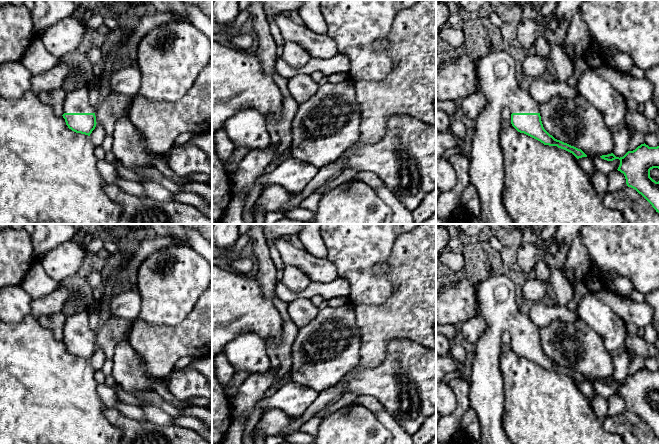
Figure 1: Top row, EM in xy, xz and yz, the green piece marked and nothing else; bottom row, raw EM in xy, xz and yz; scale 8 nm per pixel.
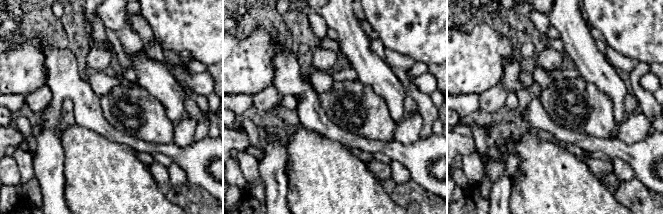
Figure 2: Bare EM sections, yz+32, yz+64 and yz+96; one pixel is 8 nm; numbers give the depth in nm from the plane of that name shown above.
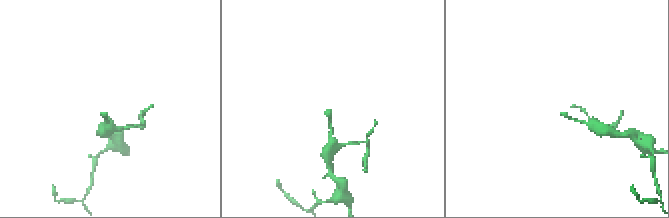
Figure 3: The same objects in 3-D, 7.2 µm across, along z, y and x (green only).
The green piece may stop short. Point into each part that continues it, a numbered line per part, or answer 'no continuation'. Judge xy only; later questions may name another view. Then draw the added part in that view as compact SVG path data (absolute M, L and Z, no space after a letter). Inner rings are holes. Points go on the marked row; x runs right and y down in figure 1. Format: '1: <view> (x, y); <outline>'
1: xy (76, 101); M83 86L66 94L64 113L95 113L88 99L89 90Z

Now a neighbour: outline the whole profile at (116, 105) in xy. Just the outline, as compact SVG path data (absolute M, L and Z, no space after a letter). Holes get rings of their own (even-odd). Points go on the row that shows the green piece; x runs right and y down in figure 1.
M109 92L105 100L96 106L96 123L101 125L106 135L112 135L117 121L128 115L132 105L132 98L125 94Z

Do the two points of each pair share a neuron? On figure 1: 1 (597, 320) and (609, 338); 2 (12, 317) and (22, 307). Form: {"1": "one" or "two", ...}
{"1": "one", "2": "one"}

